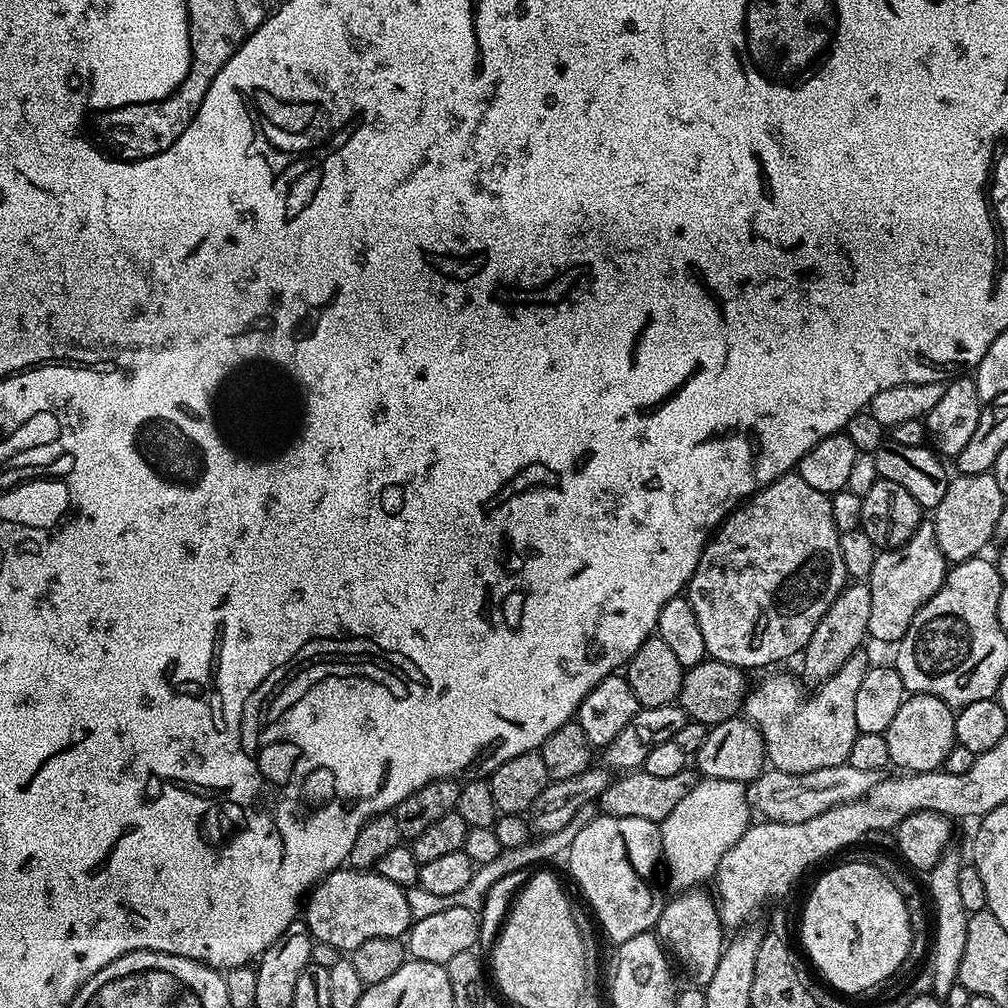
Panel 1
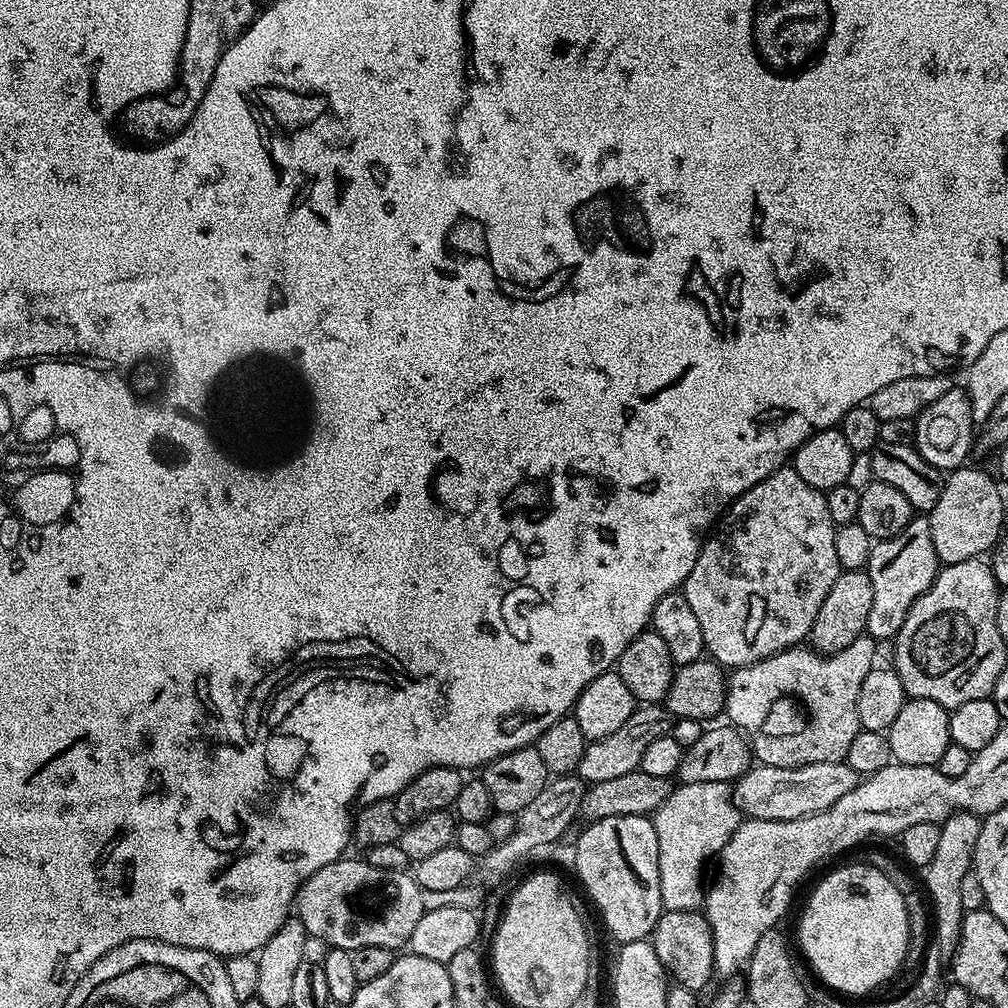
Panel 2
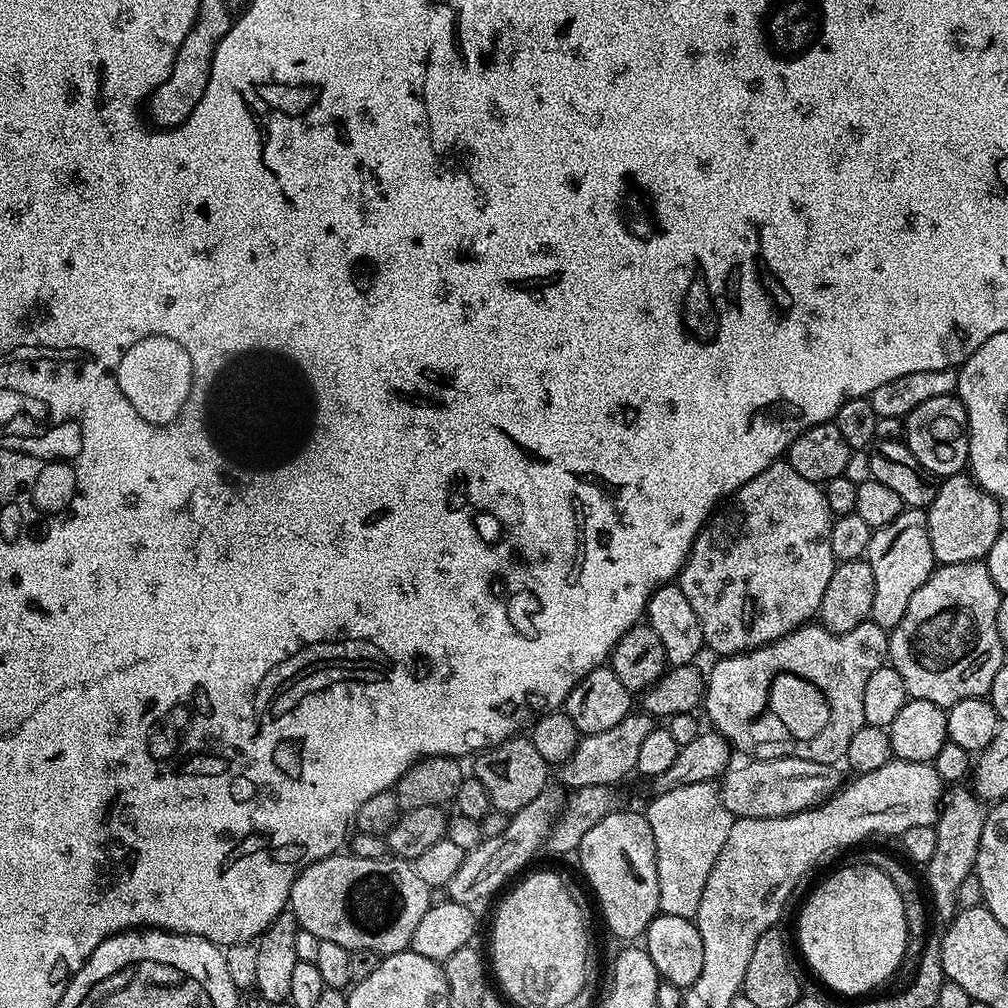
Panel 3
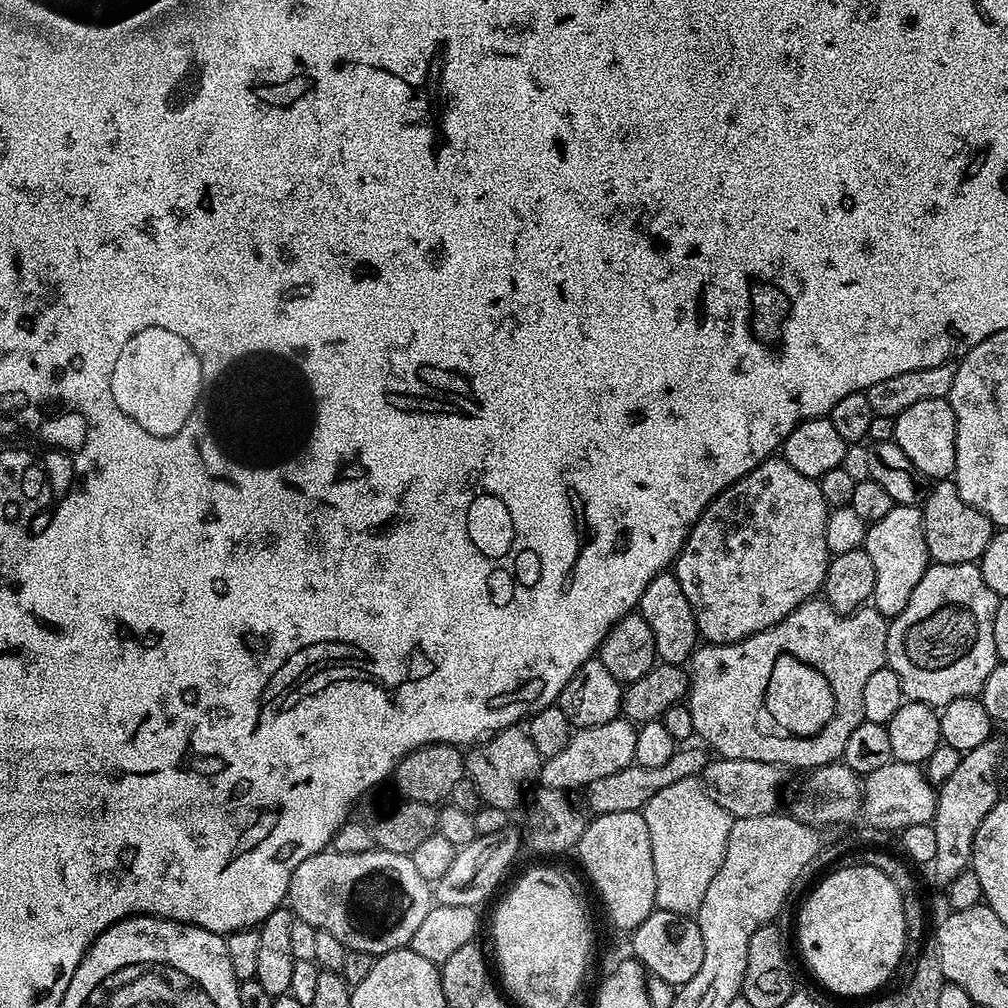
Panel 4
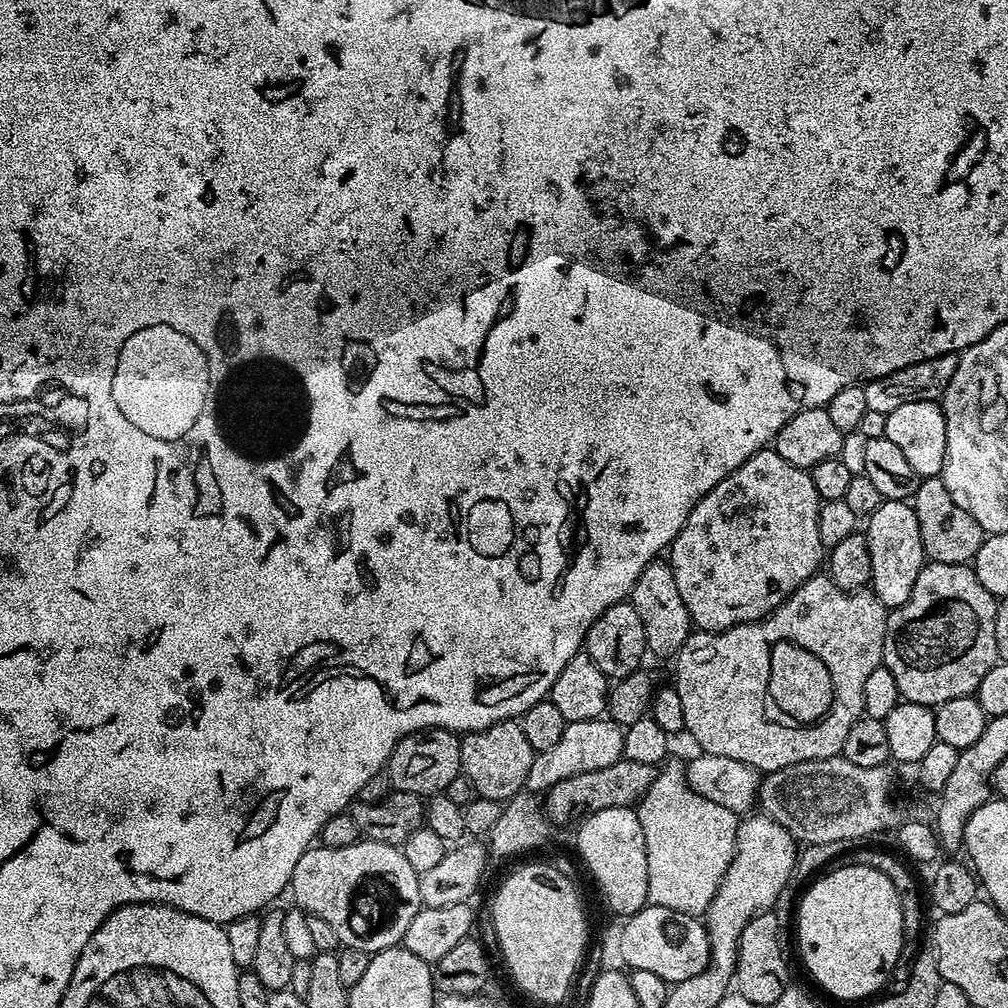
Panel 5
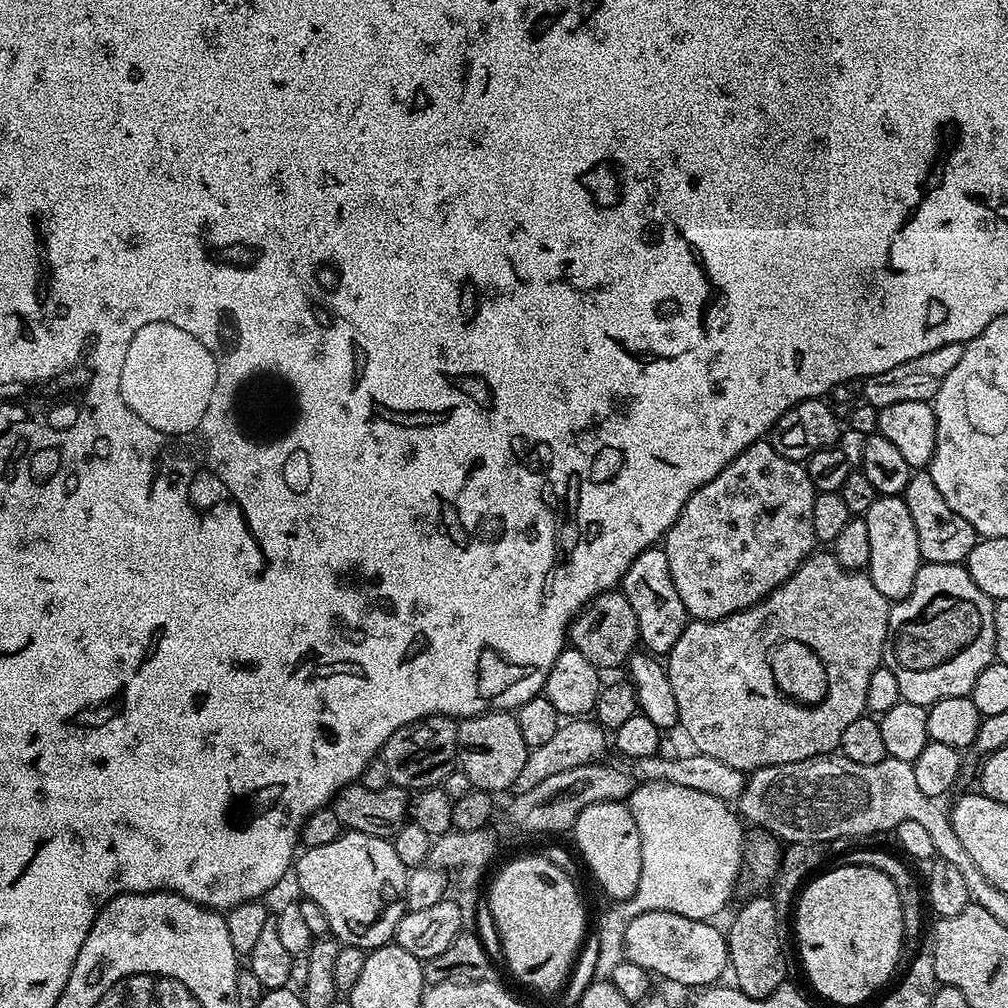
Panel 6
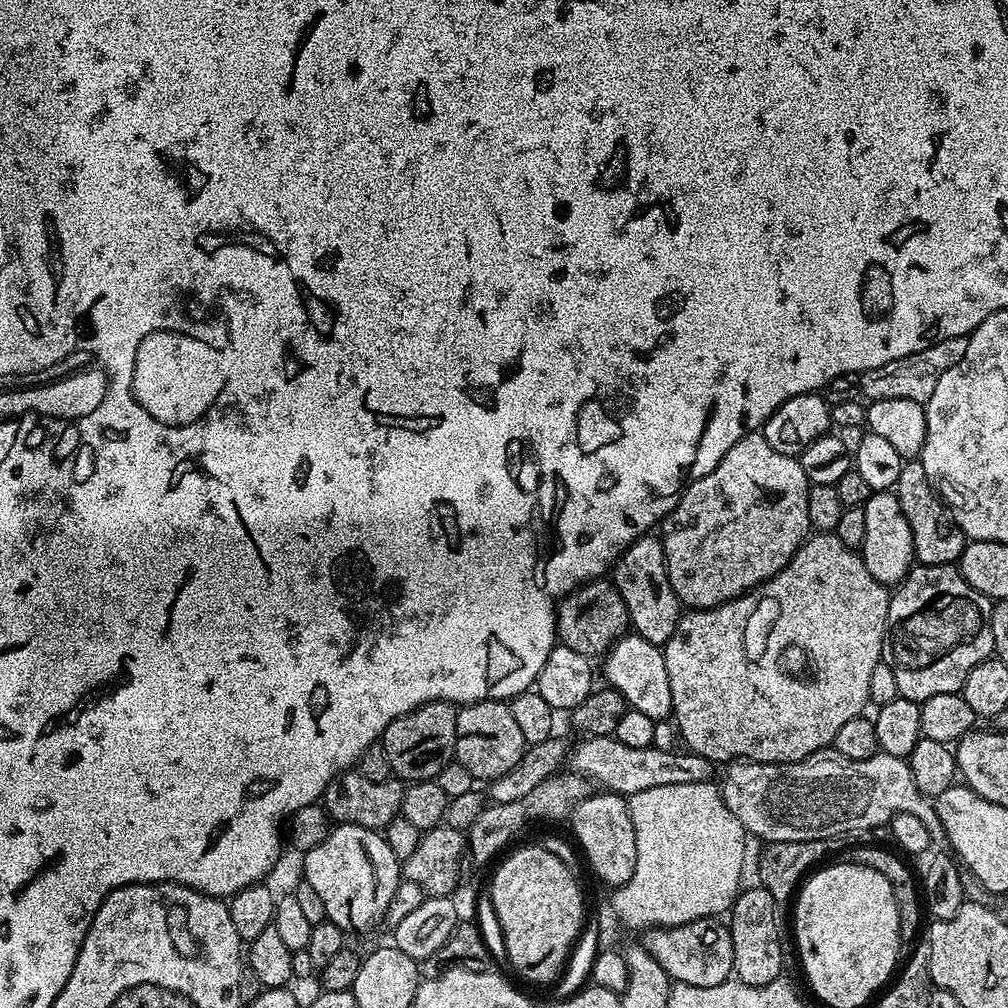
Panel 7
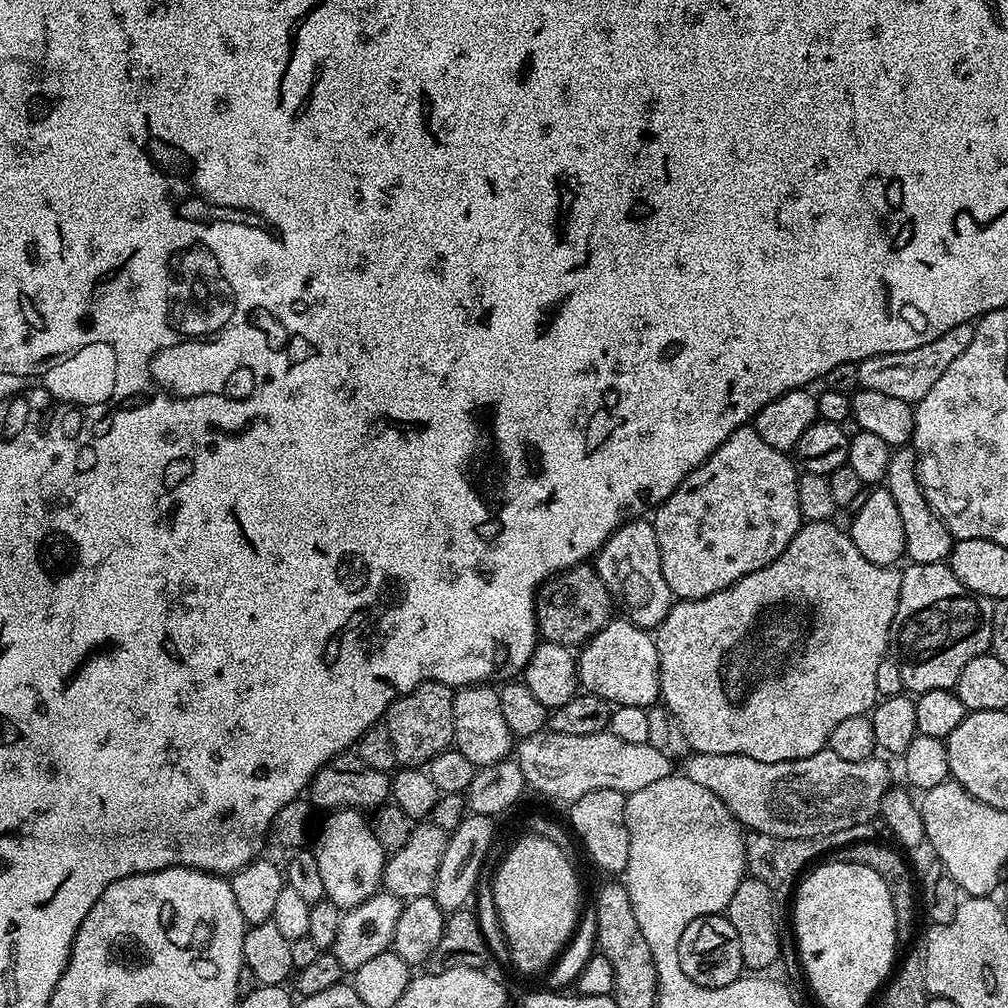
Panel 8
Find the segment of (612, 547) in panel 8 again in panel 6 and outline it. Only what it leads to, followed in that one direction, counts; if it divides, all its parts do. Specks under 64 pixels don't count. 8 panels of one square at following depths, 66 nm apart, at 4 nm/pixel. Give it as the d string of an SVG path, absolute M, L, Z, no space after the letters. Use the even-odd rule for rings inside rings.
M663 547L648 548L630 562L622 581L622 591L634 610L634 618L638 618L640 644L657 658L667 657L674 642L682 638L682 630L686 630L690 617L686 606L682 606L682 598L678 598L674 578L670 578L670 562L666 562Z

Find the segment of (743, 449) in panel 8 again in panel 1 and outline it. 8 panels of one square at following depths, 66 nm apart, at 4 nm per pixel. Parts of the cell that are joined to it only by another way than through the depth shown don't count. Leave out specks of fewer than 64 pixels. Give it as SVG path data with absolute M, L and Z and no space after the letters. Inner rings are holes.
M799 474L779 476L774 482L766 485L761 492L748 497L740 507L733 510L724 519L718 531L704 545L704 552L700 556L694 574L688 580L686 595L690 606L694 606L694 614L698 618L698 626L702 630L702 639L706 642L708 656L718 662L733 664L735 668L749 670L748 668L764 668L767 664L776 664L779 660L788 660L791 656L799 657L804 647L810 642L810 636L831 603L849 583L850 577L846 574L846 562L842 562L842 546L840 545L841 532L834 526L834 514L830 514L832 505L829 493L814 490L807 482L802 482Z

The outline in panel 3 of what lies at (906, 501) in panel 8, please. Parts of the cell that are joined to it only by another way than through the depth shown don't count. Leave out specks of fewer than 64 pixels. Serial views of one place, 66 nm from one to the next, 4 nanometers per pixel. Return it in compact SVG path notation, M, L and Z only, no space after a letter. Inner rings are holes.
M968 474L943 477L936 489L934 502L926 511L930 550L937 565L984 560L1002 527L1001 505L978 487Z

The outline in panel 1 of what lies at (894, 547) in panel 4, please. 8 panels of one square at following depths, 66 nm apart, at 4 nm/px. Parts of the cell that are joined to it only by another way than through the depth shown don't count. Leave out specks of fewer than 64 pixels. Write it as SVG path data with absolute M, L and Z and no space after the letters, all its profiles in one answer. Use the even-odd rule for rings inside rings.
M928 518L921 519L905 544L883 549L877 555L874 570L866 581L871 597L868 636L889 646L895 645L906 634L914 614L918 614L920 607L938 594L949 567Z

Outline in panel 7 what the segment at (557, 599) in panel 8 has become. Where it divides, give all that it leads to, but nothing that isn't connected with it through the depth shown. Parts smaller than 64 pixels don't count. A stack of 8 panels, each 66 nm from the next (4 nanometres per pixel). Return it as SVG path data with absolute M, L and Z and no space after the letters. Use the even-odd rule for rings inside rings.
M608 578L589 580L559 601L556 613L556 630L559 643L589 658L603 657L617 640L629 631L626 602L618 594L615 584Z

